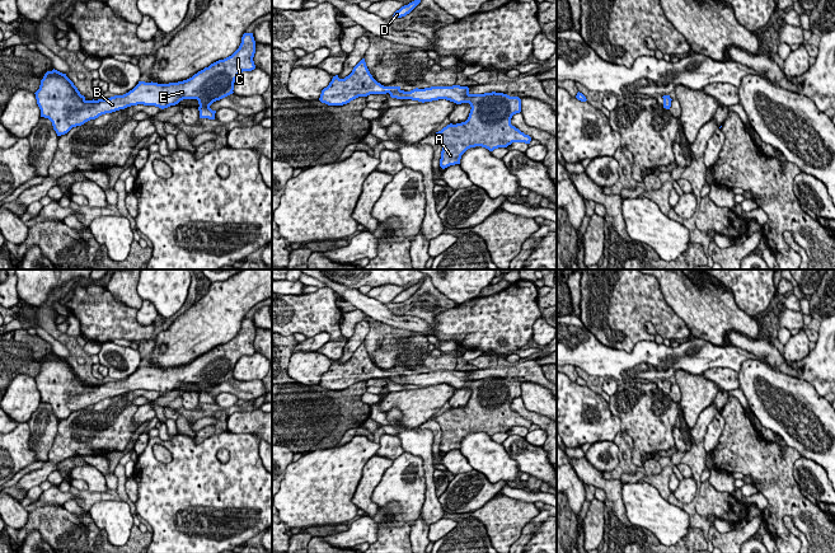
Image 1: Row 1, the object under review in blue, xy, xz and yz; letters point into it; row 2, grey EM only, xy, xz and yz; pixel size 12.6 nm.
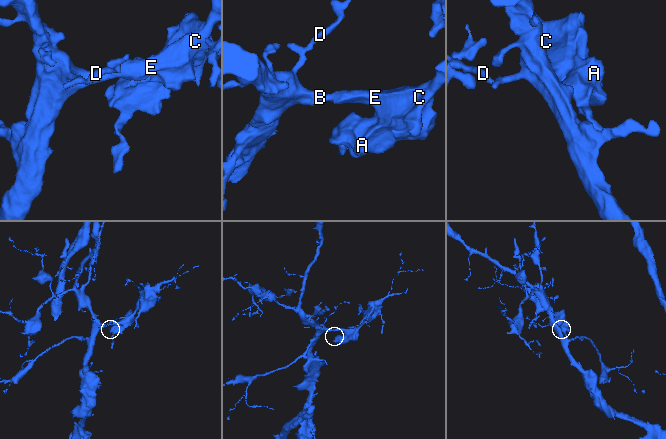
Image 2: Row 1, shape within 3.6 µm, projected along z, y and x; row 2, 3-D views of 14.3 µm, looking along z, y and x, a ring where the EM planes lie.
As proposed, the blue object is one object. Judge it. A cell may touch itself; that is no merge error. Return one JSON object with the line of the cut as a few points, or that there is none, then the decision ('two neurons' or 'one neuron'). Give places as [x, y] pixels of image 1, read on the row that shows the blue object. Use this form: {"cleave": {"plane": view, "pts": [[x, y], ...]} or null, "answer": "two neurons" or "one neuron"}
{"cleave": null, "answer": "one neuron"}

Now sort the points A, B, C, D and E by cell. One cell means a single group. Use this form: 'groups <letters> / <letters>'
groups A B C D E

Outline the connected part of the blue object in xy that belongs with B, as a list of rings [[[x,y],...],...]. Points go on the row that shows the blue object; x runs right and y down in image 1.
[[[244,33],[239,48],[231,56],[211,64],[183,81],[169,84],[139,81],[123,95],[86,100],[66,74],[53,69],[44,74],[34,94],[41,117],[52,122],[57,136],[102,114],[131,106],[155,106],[164,109],[183,99],[197,99],[200,118],[215,119],[216,111],[210,106],[234,93],[234,83],[240,72],[255,69],[254,53],[253,33]]]

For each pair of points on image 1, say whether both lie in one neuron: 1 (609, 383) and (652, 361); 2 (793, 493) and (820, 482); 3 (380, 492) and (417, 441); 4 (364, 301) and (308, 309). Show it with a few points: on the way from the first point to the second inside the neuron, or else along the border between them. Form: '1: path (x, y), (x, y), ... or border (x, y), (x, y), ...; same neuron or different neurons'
1: border (606, 376), (614, 379); different neurons
2: border (794, 460), (793, 478), (800, 491), (807, 498); different neurons
3: border (404, 451), (409, 451), (422, 460), (425, 478); different neurons
4: border (327, 285), (334, 293); different neurons

